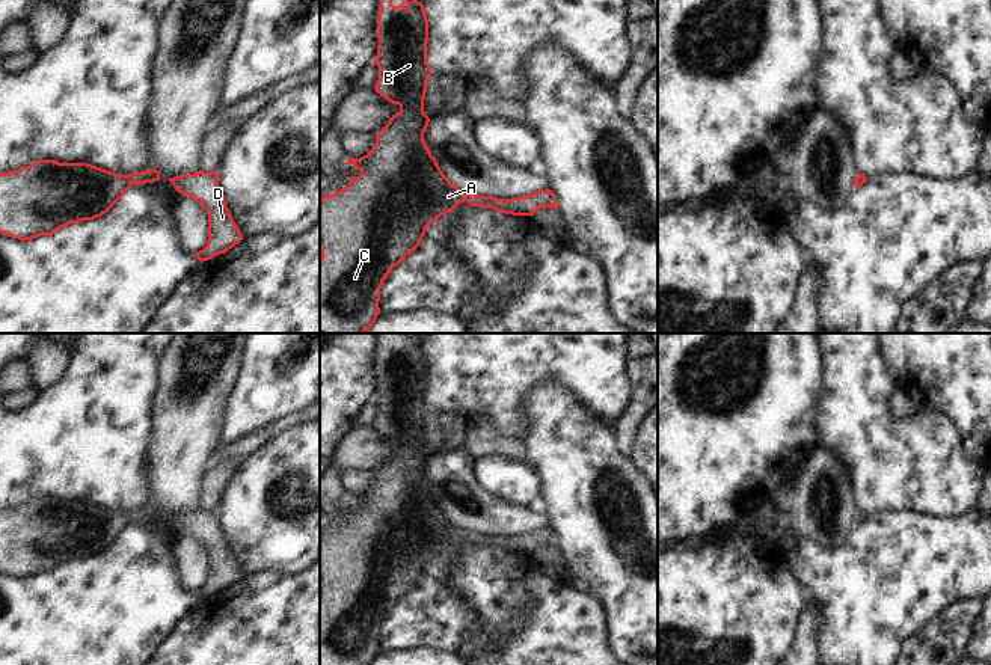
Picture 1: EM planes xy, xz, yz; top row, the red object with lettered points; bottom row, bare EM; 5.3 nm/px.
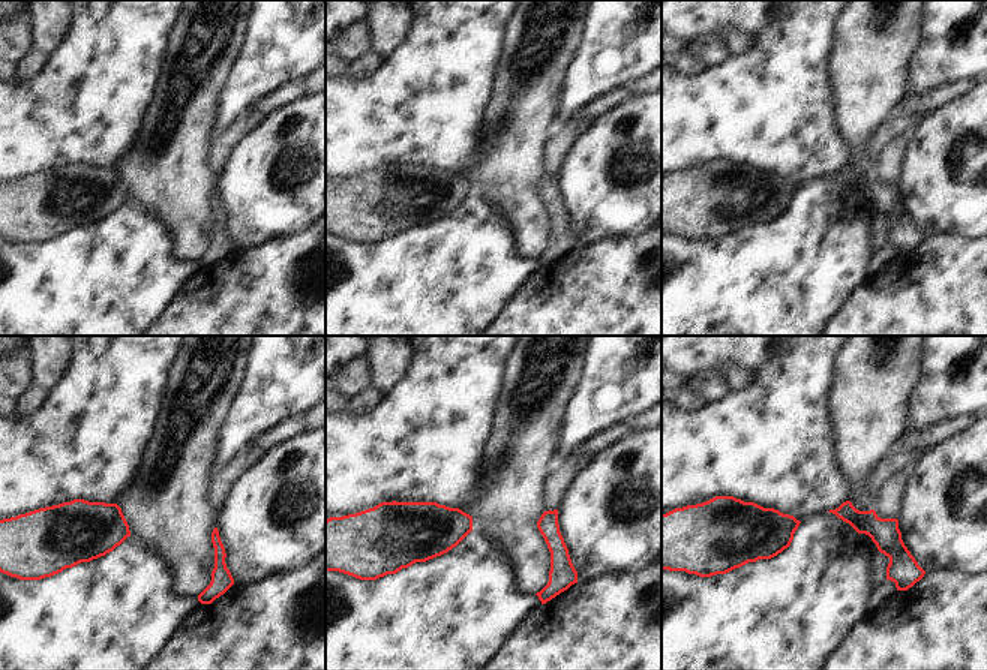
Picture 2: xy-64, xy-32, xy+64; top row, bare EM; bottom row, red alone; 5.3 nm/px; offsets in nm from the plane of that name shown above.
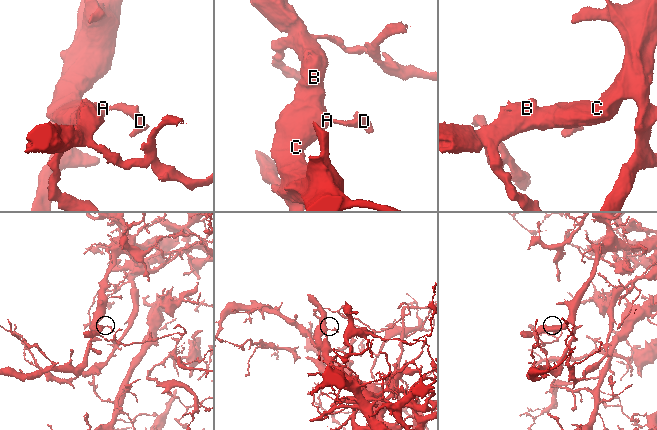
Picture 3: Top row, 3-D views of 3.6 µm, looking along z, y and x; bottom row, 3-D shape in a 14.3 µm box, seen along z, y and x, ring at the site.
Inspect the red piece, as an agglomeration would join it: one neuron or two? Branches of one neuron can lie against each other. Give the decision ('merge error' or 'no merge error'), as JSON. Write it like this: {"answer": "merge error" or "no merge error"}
{"answer": "no merge error"}

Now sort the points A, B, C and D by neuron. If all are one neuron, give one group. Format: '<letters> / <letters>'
A B C D

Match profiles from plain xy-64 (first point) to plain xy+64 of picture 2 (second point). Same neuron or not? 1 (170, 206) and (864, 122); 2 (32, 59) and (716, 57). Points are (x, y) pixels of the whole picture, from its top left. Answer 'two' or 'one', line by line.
1: one
2: two

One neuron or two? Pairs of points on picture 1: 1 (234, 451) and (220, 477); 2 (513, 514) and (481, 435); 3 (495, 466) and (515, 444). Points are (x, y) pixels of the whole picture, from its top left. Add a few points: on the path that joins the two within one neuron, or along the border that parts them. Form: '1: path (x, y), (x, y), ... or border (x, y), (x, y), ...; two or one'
1: border (242, 457), (223, 459), (210, 469); two
2: border (466, 445), (477, 459); two
3: border (478, 457), (510, 456), (536, 469); two

